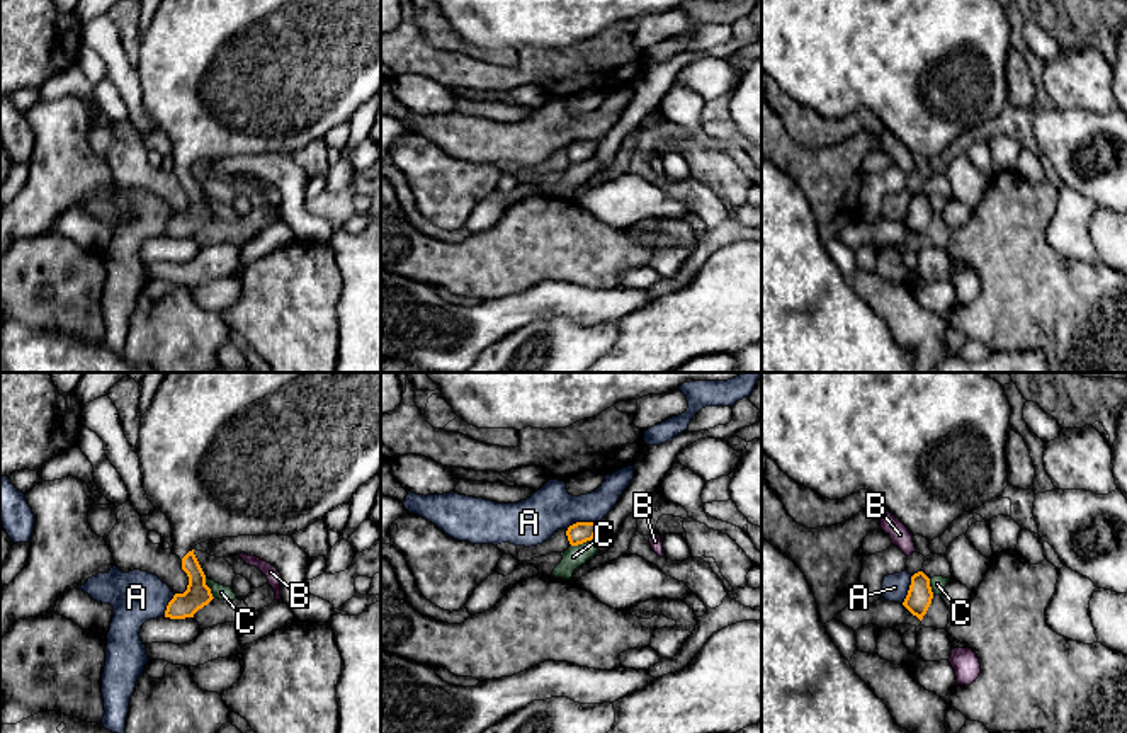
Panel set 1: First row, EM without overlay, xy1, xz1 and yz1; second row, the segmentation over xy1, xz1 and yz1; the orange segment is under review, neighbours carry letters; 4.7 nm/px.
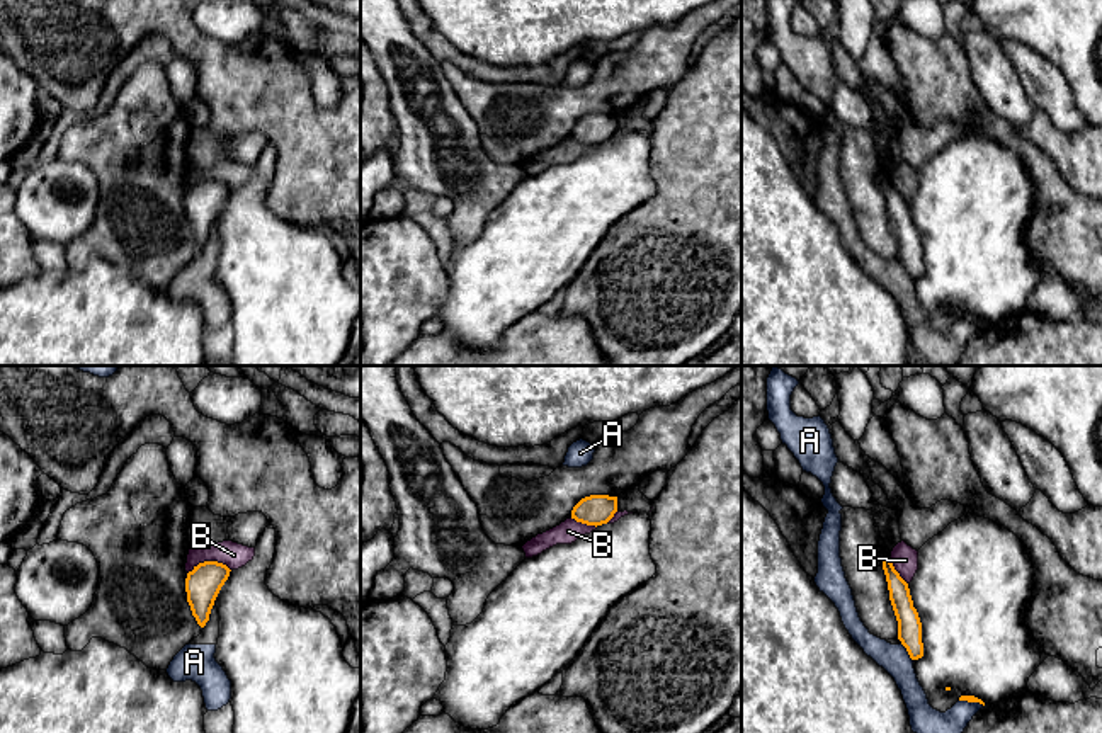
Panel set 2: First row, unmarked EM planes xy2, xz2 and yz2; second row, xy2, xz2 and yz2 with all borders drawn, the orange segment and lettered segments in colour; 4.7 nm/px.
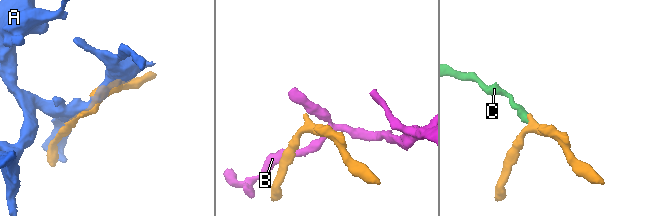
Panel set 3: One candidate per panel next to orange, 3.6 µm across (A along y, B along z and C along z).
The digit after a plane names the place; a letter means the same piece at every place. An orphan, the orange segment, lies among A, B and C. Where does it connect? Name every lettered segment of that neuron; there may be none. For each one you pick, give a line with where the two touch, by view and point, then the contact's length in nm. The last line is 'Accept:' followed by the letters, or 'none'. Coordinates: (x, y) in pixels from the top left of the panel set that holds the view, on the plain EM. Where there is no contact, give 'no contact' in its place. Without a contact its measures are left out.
Accept: none

